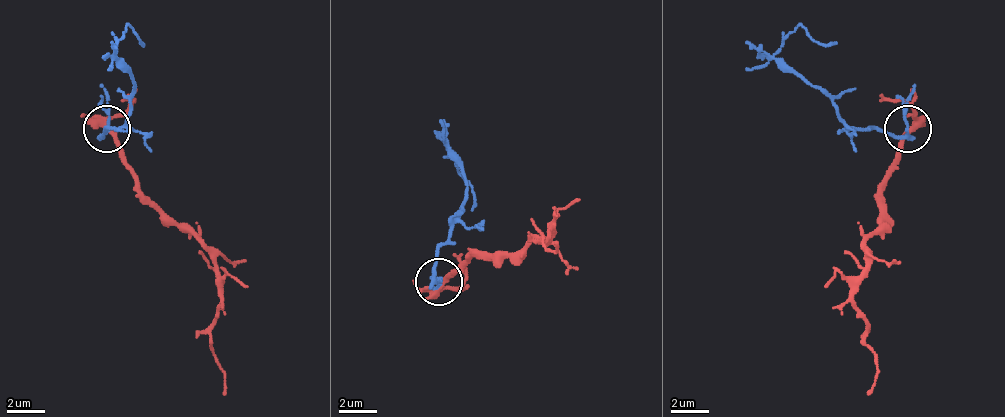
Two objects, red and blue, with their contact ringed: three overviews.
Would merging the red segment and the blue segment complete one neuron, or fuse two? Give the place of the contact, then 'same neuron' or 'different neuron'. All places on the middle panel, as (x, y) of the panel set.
(439, 281) | different neuron

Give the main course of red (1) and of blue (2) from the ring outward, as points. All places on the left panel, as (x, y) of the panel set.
1: (108, 130), (136, 186), (197, 243), (221, 285), (212, 346), (221, 370), (221, 393)
2: (108, 130), (127, 120), (132, 68), (117, 54), (127, 26), (141, 45), (141, 40)

